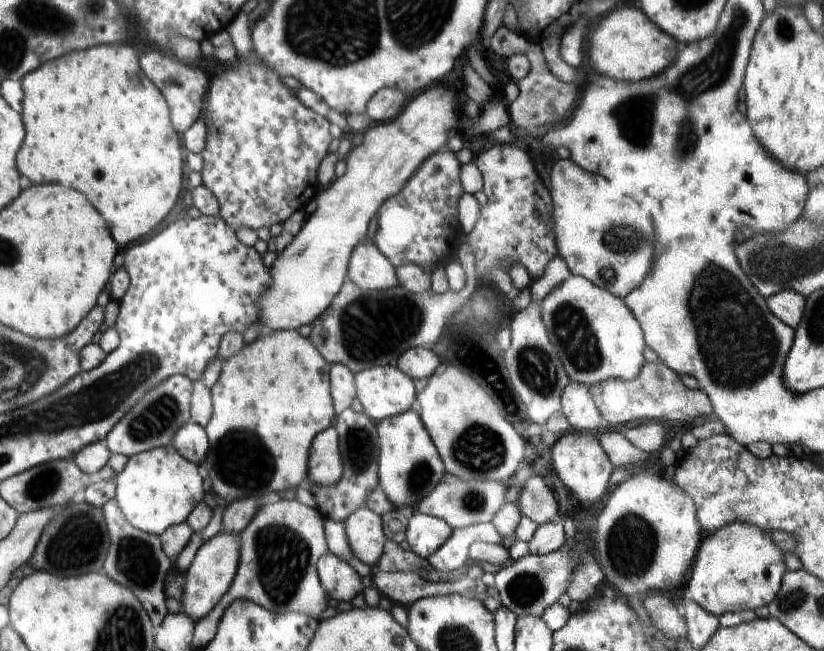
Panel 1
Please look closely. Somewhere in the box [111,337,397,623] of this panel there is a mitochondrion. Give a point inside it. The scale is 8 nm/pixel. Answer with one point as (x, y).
(282, 555)

